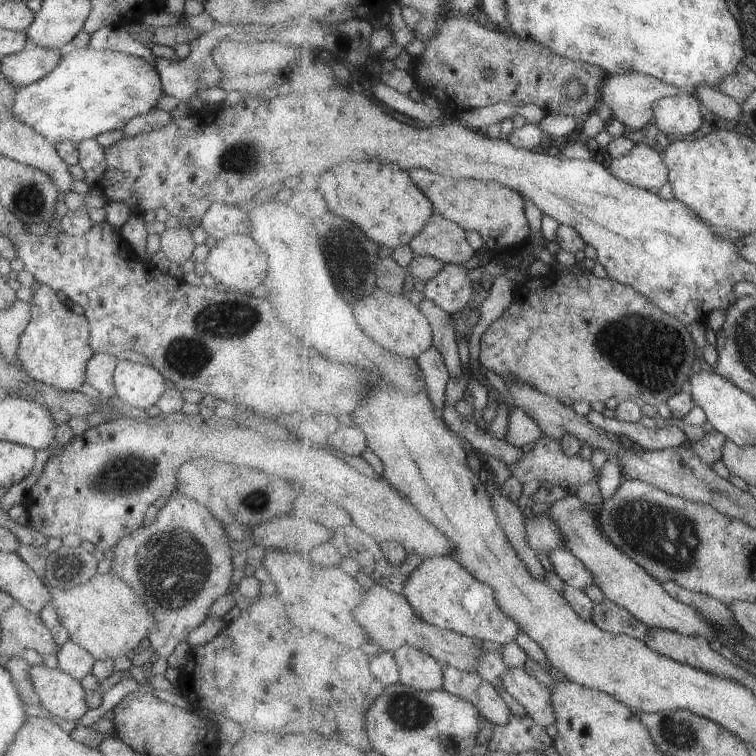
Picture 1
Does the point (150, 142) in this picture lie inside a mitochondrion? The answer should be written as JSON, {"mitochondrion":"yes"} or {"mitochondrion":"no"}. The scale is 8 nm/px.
{"mitochondrion":"no"}

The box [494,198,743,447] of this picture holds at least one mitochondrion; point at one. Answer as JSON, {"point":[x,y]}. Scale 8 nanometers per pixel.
{"point":[651,351]}

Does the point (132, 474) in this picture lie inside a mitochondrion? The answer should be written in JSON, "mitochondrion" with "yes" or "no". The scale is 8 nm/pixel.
{"mitochondrion":"yes"}

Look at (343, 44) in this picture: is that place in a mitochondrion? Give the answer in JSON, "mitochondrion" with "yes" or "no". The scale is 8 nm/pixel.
{"mitochondrion":"no"}

